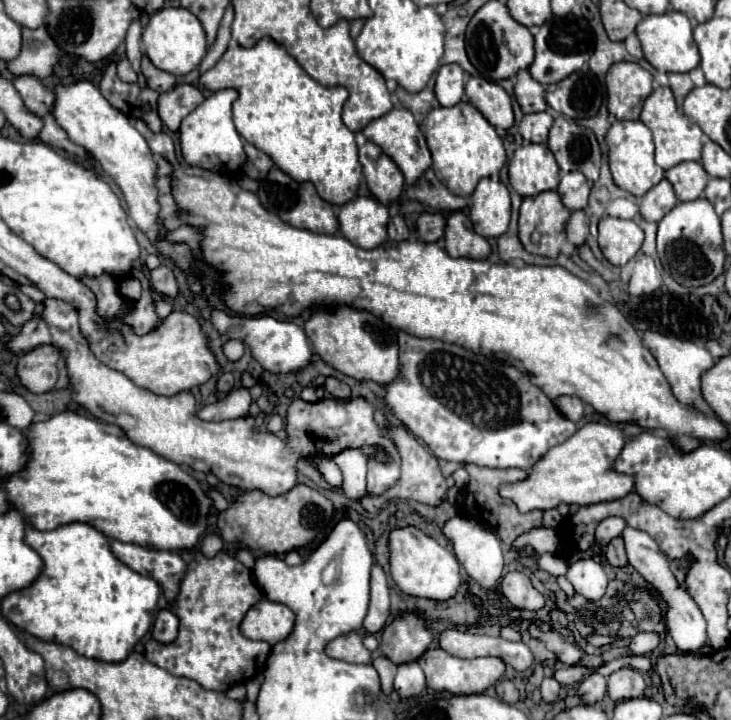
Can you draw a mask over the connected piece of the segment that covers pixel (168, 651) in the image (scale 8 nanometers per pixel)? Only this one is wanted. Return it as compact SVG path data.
M194 552L182 580L180 594L172 606L178 616L178 638L172 644L147 641L144 656L152 664L198 682L204 690L228 690L232 684L244 684L264 670L270 654L268 642L254 642L240 634L240 622L252 604L262 600L260 588L254 584L250 570L226 552L214 558Z

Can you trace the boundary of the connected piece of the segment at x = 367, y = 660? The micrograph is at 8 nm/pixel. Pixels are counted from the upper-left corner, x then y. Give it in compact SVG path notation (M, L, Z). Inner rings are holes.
M350 632L334 638L326 646L326 654L330 658L338 658L354 664L372 664L372 652L368 652L362 644L362 636L358 632Z

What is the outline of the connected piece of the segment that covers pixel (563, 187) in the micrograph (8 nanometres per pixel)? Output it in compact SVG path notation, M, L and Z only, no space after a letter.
M566 172L560 180L560 186L556 188L562 204L568 210L582 210L588 204L588 194L590 194L590 184L584 178L582 172Z

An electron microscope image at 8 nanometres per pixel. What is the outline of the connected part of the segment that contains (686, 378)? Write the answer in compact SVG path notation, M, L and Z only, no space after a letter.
M642 332L642 342L654 350L658 366L664 372L666 380L670 382L670 388L672 388L674 396L678 398L678 402L684 406L694 406L696 398L702 394L700 392L700 378L704 372L708 372L714 366L714 358L706 350L706 346L702 346L702 344L698 346L690 340L680 340L674 336L660 336L656 332L648 332L648 336L644 336L644 332Z

